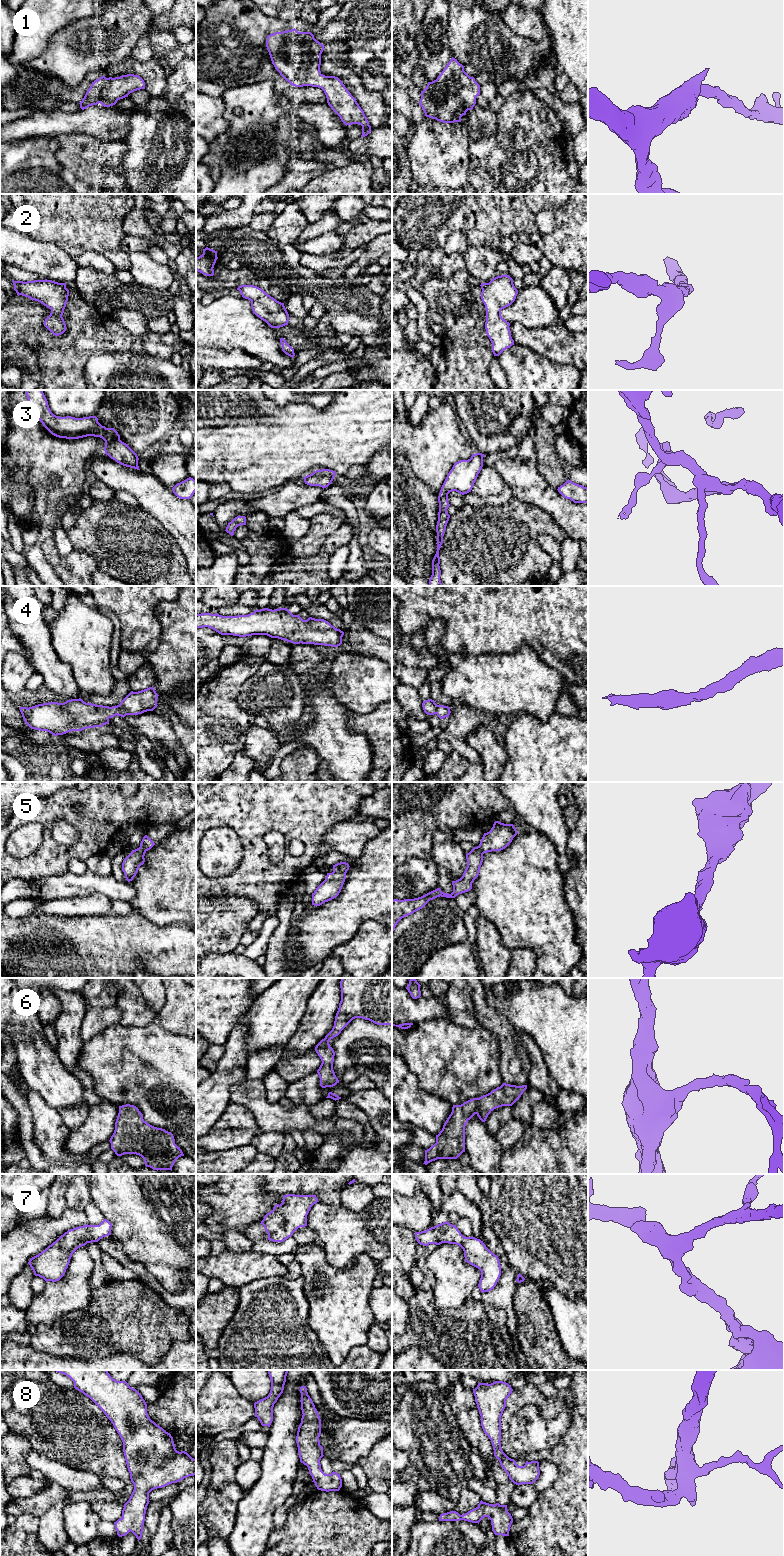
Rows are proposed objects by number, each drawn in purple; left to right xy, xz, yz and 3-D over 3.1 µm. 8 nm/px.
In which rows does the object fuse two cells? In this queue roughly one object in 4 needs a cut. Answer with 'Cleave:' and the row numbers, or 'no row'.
Cleave: no row

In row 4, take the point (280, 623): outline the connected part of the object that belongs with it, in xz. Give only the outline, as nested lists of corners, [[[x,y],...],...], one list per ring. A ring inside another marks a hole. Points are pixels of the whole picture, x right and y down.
[[[287,608],[260,609],[248,615],[222,616],[218,613],[196,613],[196,629],[208,627],[221,635],[246,637],[267,635],[293,644],[338,647],[344,632],[324,619],[303,620]]]

